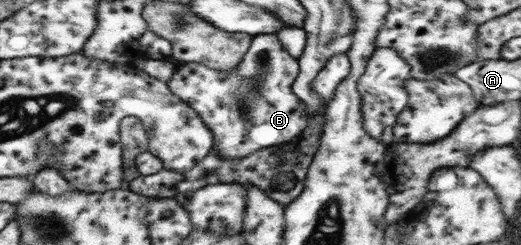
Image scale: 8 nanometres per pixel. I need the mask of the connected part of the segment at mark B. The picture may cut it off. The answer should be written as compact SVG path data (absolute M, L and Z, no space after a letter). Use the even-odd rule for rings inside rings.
M260 34L252 38L252 46L248 54L244 54L242 62L234 71L216 71L196 62L179 62L175 66L174 74L167 85L169 89L186 104L190 105L212 131L214 150L218 150L219 157L234 158L234 156L248 156L263 148L292 141L307 127L309 114L307 106L292 90L292 83L299 73L299 62L281 46L276 34ZM248 78L261 78L260 90L248 90Z

